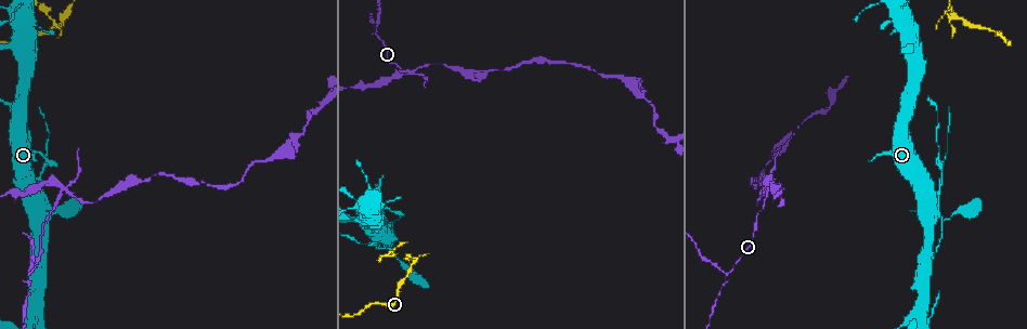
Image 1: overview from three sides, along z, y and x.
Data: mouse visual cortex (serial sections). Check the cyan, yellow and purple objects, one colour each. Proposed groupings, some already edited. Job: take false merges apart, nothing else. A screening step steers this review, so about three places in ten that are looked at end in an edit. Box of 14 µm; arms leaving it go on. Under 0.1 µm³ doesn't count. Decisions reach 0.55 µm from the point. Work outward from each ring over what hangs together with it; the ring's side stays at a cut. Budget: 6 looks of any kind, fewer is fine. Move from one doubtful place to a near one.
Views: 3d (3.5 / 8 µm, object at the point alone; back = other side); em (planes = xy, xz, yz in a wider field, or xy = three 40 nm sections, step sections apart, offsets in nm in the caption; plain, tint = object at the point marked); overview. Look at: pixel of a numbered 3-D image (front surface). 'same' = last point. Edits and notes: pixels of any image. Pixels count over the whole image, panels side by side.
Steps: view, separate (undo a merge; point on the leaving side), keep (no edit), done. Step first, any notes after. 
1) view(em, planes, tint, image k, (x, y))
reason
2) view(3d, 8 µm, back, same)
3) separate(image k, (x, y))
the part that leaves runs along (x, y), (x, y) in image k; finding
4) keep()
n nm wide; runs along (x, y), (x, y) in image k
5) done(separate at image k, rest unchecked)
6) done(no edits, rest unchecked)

view(3d, 3.5 µm, back, image 1, (67, 16))
abrupt turn

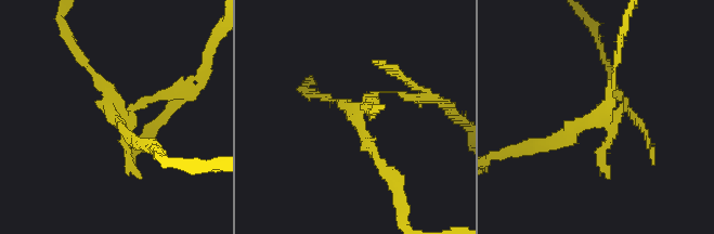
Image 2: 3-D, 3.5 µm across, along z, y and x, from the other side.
view(em, xy, step 1, tint, image 2, (116, 118))

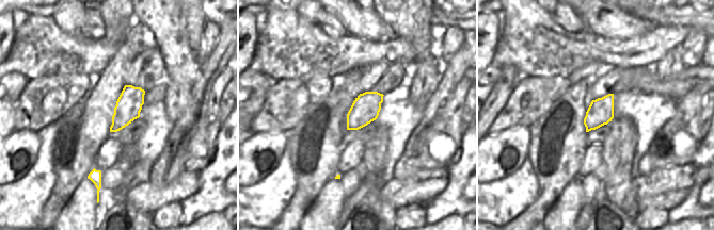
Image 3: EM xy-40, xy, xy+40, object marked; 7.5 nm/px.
separate(image 2, (641, 126))
the part that leaves runs along (131, 111), (174, 93), (158, 124) in image 2; two cells meet here

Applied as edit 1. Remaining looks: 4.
view(overview)
redraw

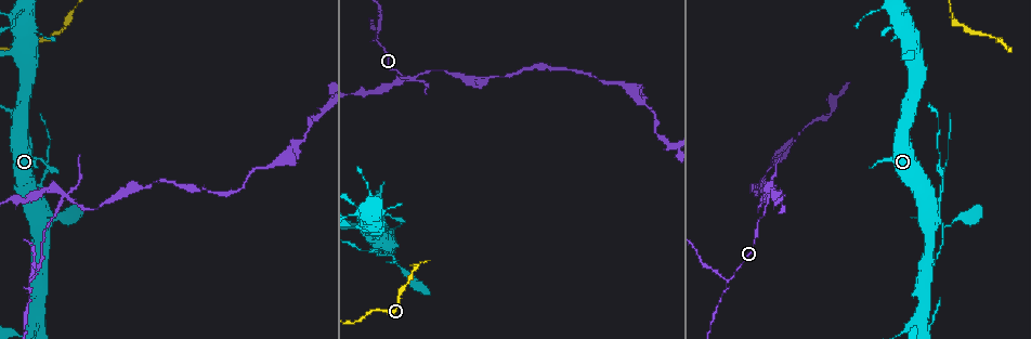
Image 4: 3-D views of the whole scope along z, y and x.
view(3d, 8 µm, image 4, (360, 217))
thick turns thin

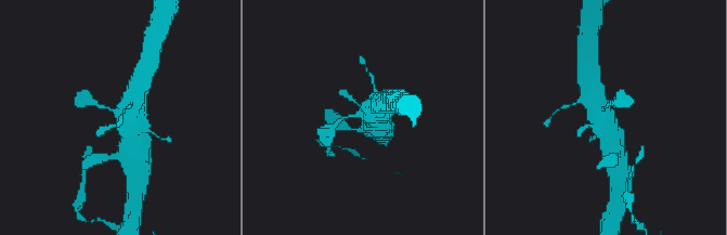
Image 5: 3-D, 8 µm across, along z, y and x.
view(em, xy, step 1, tint, image 5, (602, 114))

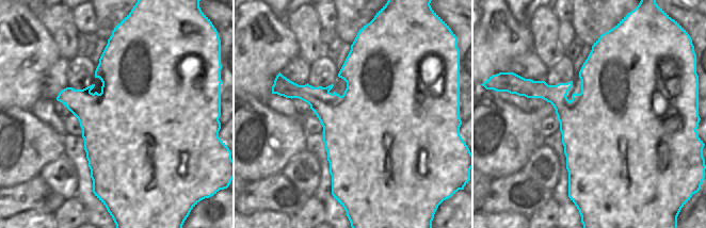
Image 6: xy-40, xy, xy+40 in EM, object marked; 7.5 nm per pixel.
keep()
runs along (618, 152), (599, 106), (587, 101) in image 5; continuous, no second cell

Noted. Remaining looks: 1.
done(separate at image 2, rest unchecked)

